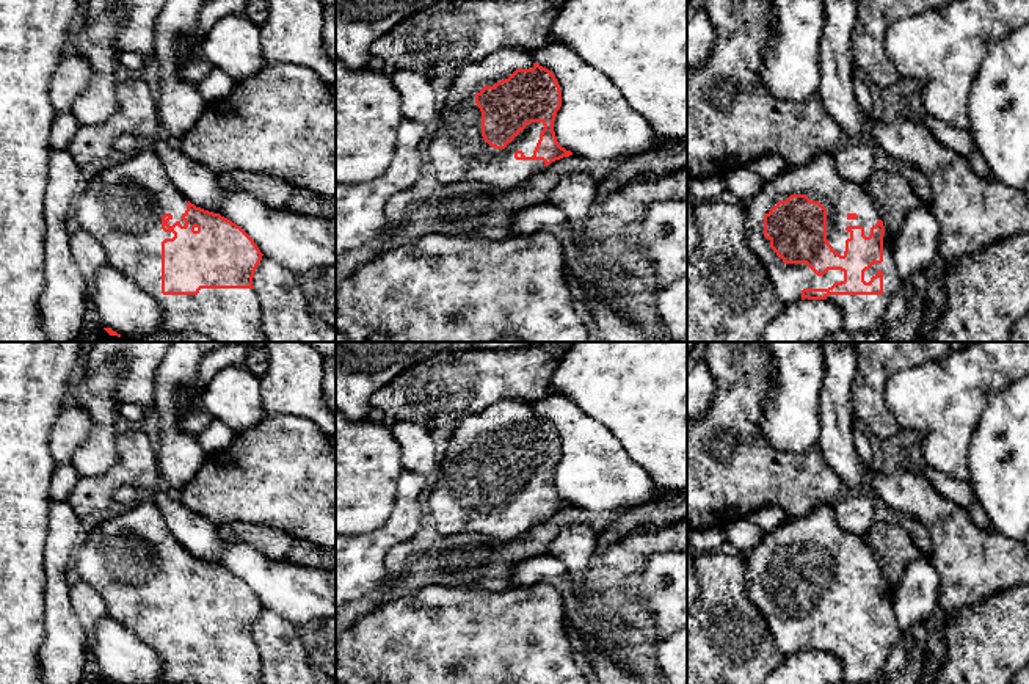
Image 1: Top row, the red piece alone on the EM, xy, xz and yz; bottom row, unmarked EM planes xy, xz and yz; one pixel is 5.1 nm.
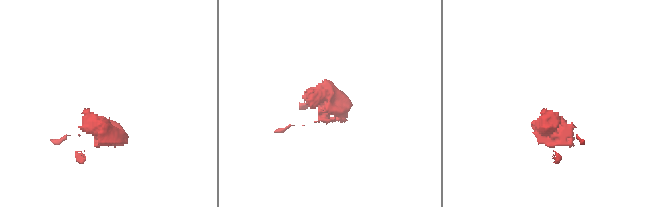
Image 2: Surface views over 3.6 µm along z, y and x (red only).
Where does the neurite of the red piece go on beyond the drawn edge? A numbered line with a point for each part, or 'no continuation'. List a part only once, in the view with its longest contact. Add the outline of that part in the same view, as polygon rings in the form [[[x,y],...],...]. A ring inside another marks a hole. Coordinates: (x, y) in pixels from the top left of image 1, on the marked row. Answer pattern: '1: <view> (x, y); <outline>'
1: yz (819, 179); [[[822,154],[805,165],[787,165],[776,177],[762,184],[762,188],[745,209],[745,232],[751,251],[762,262],[773,284],[773,292],[783,304],[802,300],[803,289],[828,289],[844,281],[844,271],[828,270],[817,276],[806,264],[784,264],[764,237],[764,215],[786,201],[791,195],[806,195],[827,209],[827,240],[844,256],[847,226],[863,226],[864,235],[880,220],[880,213],[866,193],[863,184],[845,180],[833,154]]]

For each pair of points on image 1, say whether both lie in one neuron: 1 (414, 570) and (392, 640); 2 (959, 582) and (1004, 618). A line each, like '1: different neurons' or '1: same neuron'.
1: different neurons
2: different neurons

